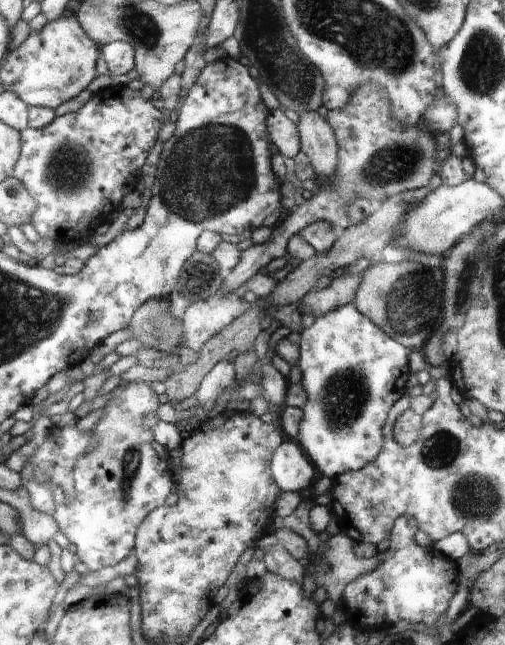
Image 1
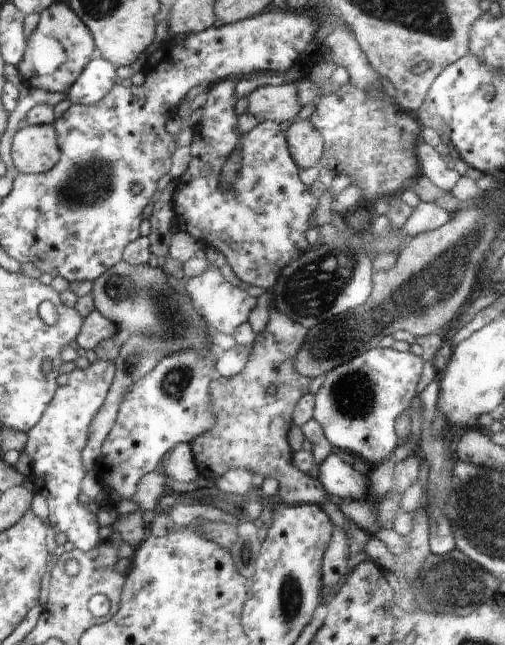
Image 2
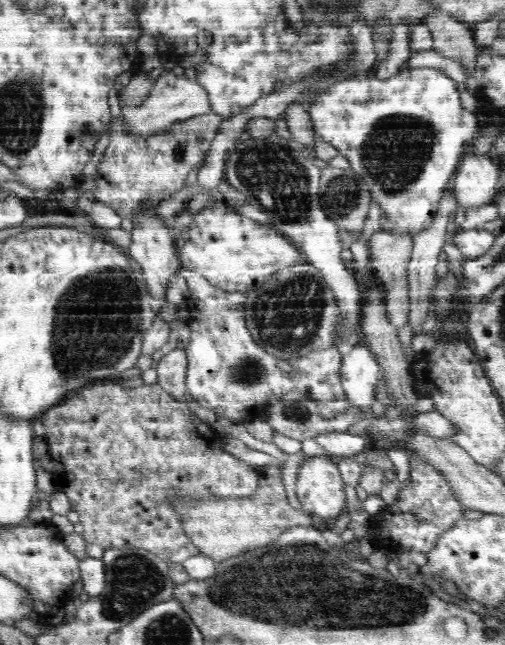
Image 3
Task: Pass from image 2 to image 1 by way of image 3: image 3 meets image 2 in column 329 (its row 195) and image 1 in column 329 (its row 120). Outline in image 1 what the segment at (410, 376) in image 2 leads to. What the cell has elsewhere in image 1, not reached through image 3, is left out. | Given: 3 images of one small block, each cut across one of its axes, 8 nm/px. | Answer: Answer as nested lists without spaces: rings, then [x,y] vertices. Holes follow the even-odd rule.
[[[355,304],[315,317],[310,328],[302,330],[297,365],[301,370],[301,385],[307,394],[301,408],[303,417],[299,424],[297,443],[303,448],[319,475],[335,478],[346,471],[357,471],[372,462],[383,445],[383,424],[392,405],[400,400],[410,376],[408,355],[410,350],[388,336],[369,318],[366,318]]]

